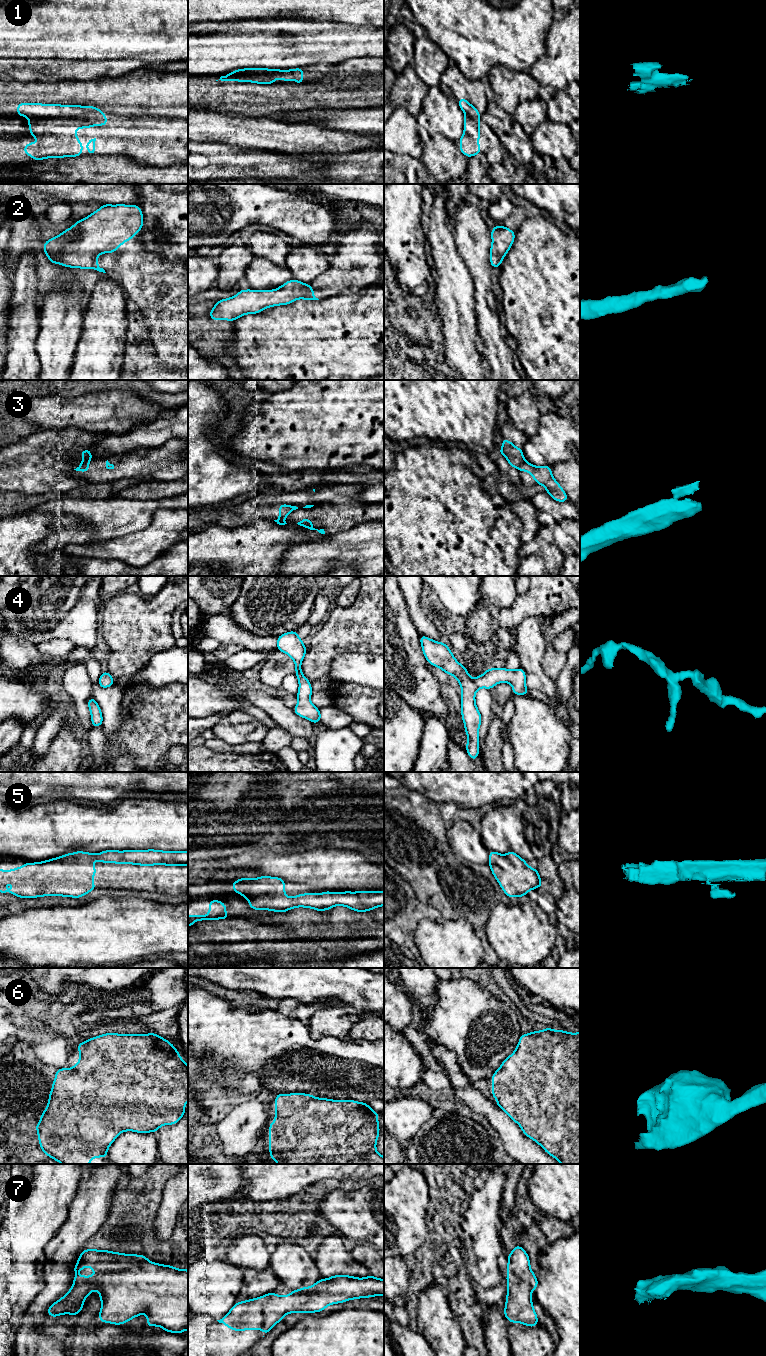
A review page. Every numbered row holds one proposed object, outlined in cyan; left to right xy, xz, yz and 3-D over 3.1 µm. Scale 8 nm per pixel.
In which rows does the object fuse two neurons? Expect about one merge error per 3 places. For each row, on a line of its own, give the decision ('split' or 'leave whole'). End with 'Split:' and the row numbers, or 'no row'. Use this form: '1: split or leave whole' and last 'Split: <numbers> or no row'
1: split
2: leave whole
3: split
4: leave whole
5: leave whole
6: leave whole
7: leave whole
Split: 1, 3

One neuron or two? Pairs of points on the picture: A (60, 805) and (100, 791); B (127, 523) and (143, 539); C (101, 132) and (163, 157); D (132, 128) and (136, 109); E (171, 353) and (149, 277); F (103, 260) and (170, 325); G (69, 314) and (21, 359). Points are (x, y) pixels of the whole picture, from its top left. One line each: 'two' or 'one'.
A: two
B: two
C: one
D: two
E: one
F: one
G: two

